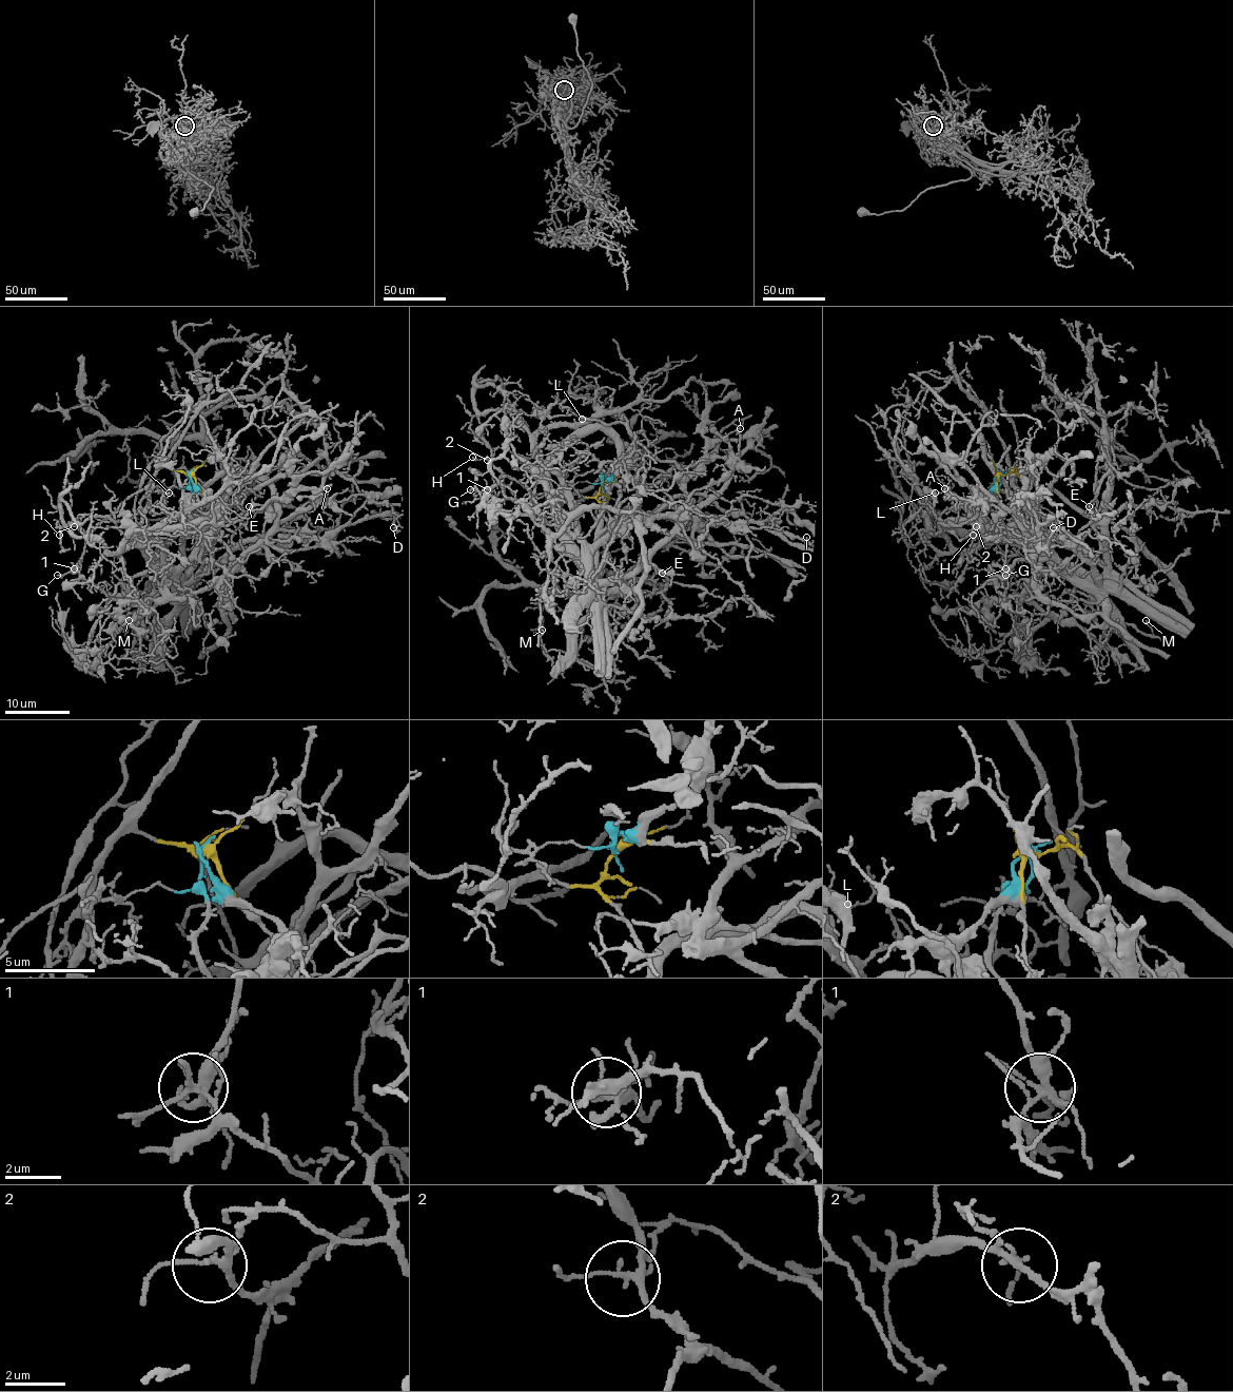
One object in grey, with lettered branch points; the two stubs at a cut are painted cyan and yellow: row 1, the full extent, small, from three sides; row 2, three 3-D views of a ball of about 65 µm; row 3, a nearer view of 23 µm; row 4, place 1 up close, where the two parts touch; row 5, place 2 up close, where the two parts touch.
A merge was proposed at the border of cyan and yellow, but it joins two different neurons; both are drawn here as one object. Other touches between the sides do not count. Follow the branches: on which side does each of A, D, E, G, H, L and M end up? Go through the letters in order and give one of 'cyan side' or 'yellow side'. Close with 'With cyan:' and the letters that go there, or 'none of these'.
A: cyan side
D: cyan side
E: cyan side
G: yellow side
H: yellow side
L: cyan side
M: yellow side
With cyan: A, D, E, L

